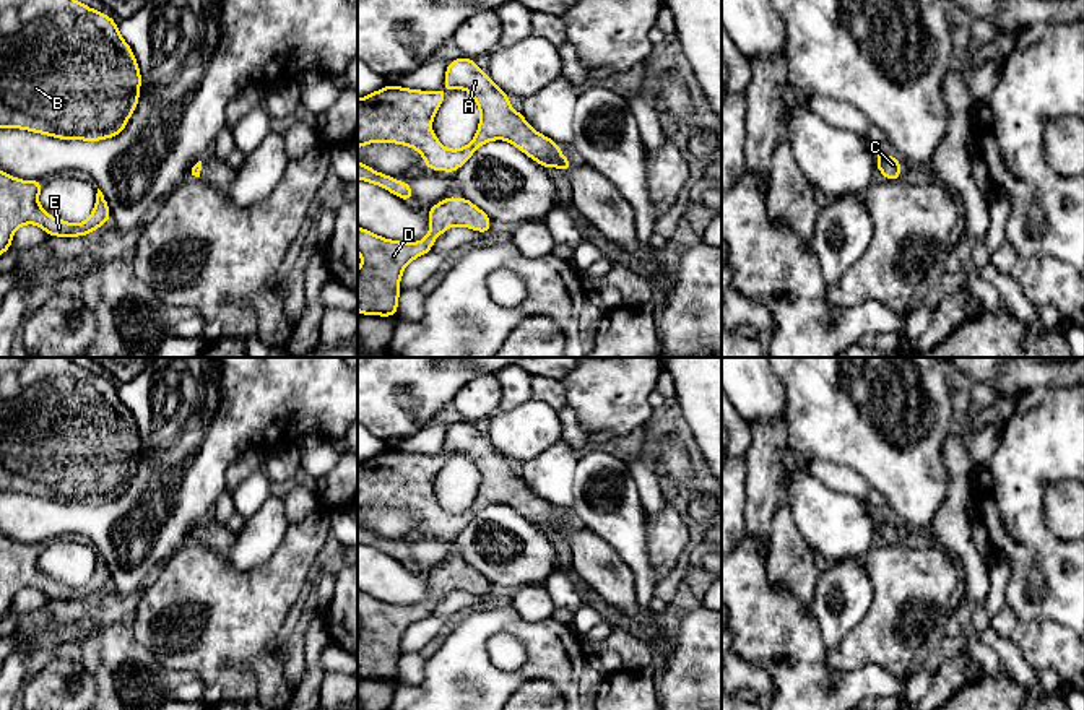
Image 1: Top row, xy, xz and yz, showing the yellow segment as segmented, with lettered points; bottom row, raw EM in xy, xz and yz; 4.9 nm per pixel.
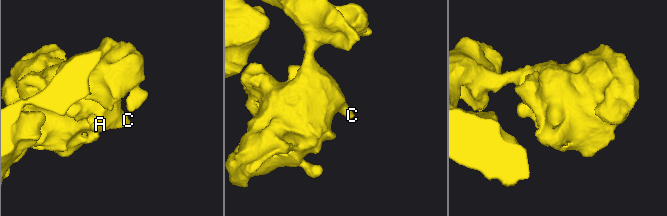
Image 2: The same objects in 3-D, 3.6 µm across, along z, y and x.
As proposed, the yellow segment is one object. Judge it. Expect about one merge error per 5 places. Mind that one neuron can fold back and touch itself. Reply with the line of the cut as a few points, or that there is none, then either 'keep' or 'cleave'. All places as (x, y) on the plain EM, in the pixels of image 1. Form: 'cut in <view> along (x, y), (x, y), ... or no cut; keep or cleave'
no cut; keep

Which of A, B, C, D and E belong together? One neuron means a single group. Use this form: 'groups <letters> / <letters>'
groups A B C D E

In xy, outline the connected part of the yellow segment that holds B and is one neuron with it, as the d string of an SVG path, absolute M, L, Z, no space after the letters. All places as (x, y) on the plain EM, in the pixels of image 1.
M0 357L0 492L59 504L117 500L140 463L138 426L117 387L68 357Z

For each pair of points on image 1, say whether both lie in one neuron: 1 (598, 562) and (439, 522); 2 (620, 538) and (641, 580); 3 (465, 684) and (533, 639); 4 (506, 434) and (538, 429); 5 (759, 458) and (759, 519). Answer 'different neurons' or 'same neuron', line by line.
1: same neuron
2: same neuron
3: same neuron
4: same neuron
5: same neuron

